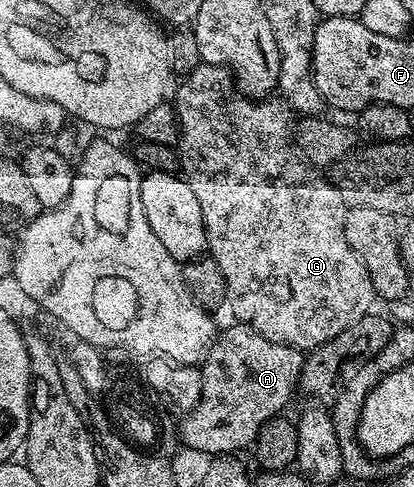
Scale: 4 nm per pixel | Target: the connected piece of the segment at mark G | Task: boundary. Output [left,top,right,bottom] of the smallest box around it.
[173,62,377,352]

